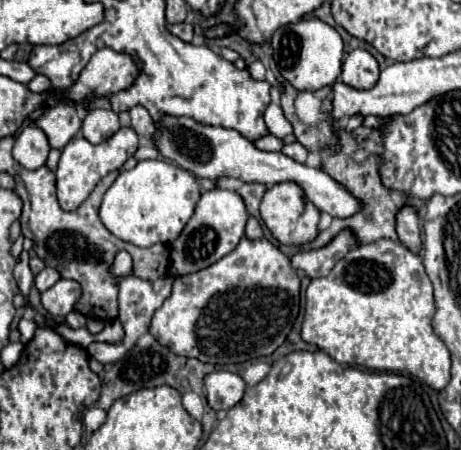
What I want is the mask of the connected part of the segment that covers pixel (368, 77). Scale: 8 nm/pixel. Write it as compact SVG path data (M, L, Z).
M356 48L348 54L348 58L342 64L342 74L340 80L348 86L356 86L356 88L368 88L374 86L378 78L378 62L376 58L362 50Z

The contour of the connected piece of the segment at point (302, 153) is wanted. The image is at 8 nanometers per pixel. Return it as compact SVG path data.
M294 142L294 144L288 144L288 146L284 146L284 150L282 150L284 154L288 154L290 158L294 158L296 162L306 162L306 156L308 156L308 150L300 144L300 142Z

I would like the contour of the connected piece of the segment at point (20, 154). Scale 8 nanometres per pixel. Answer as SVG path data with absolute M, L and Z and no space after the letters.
M30 124L18 134L12 156L26 170L36 170L46 164L48 152L50 152L50 146L48 146L46 134L38 126Z

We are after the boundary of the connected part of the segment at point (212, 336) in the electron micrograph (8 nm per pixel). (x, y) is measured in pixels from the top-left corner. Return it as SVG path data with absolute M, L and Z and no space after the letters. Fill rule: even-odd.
M242 238L236 250L212 266L178 276L174 280L172 296L152 316L150 334L168 346L174 354L198 358L210 364L240 364L272 354L290 334L292 324L300 310L300 272L292 266L290 258L282 254L272 242Z

